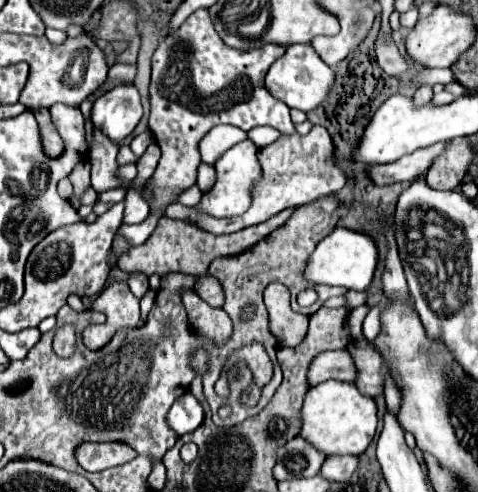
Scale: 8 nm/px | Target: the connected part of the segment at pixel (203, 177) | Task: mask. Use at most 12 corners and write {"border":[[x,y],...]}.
{"border":[[201,163],[197,185],[209,191],[215,183],[213,165]]}

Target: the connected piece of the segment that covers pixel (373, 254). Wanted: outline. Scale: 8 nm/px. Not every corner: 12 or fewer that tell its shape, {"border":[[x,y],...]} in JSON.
{"border":[[335,227],[303,273],[311,283],[365,291],[379,251],[369,235]]}

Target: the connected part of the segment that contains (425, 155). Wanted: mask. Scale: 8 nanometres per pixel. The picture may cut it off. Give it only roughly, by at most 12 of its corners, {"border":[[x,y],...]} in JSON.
{"border":[[445,143],[417,149],[395,163],[373,165],[377,185],[415,181],[427,175]]}

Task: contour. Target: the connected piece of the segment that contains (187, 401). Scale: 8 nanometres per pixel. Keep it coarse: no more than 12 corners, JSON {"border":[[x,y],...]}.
{"border":[[183,393],[167,413],[177,435],[195,431],[203,407]]}

